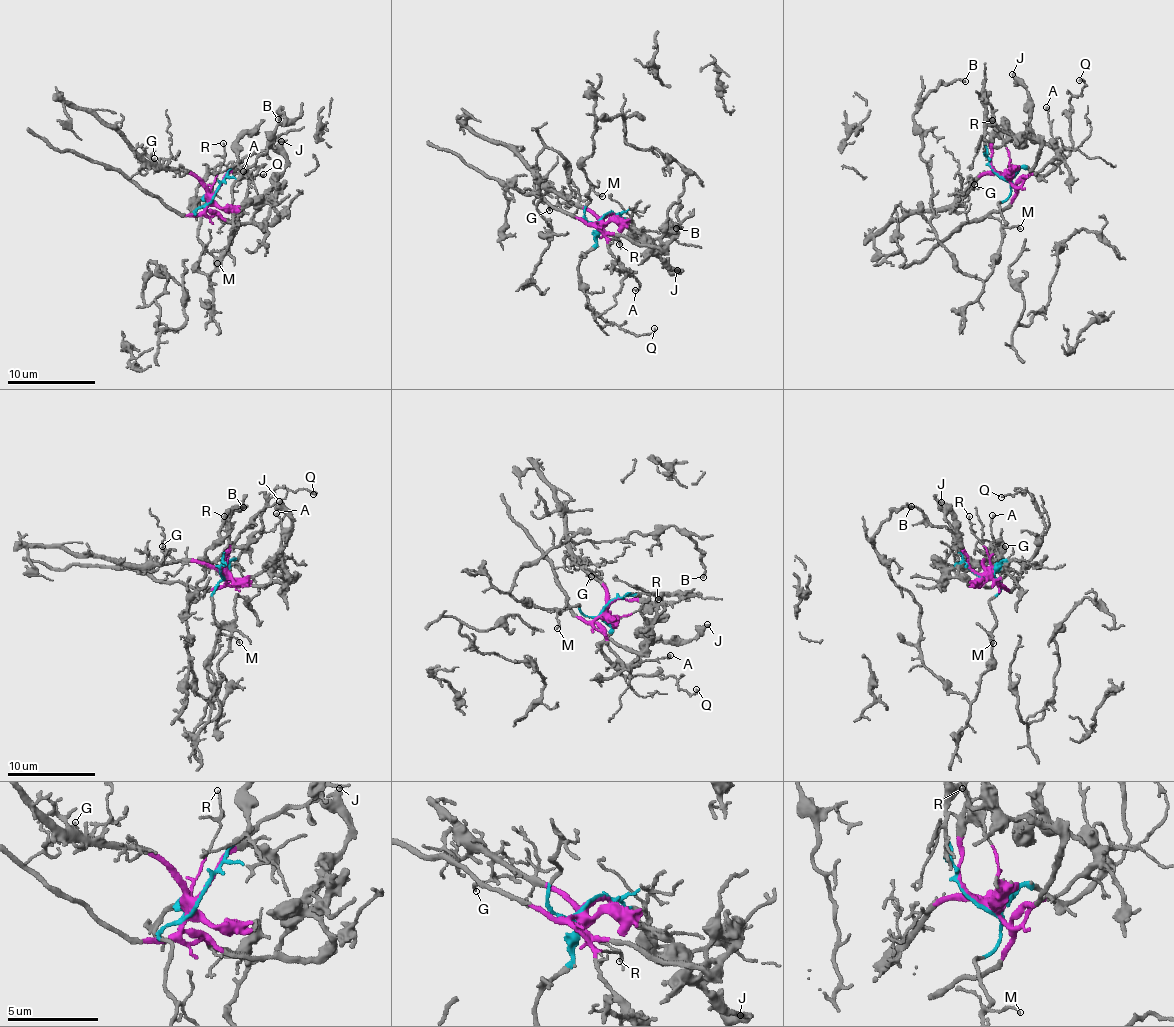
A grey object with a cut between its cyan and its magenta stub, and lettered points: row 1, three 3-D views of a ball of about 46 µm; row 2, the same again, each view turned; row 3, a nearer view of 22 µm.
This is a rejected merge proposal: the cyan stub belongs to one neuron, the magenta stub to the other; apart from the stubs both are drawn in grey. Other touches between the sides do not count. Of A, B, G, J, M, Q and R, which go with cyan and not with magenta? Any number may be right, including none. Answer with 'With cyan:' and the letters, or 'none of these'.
With cyan: B, M, Q

